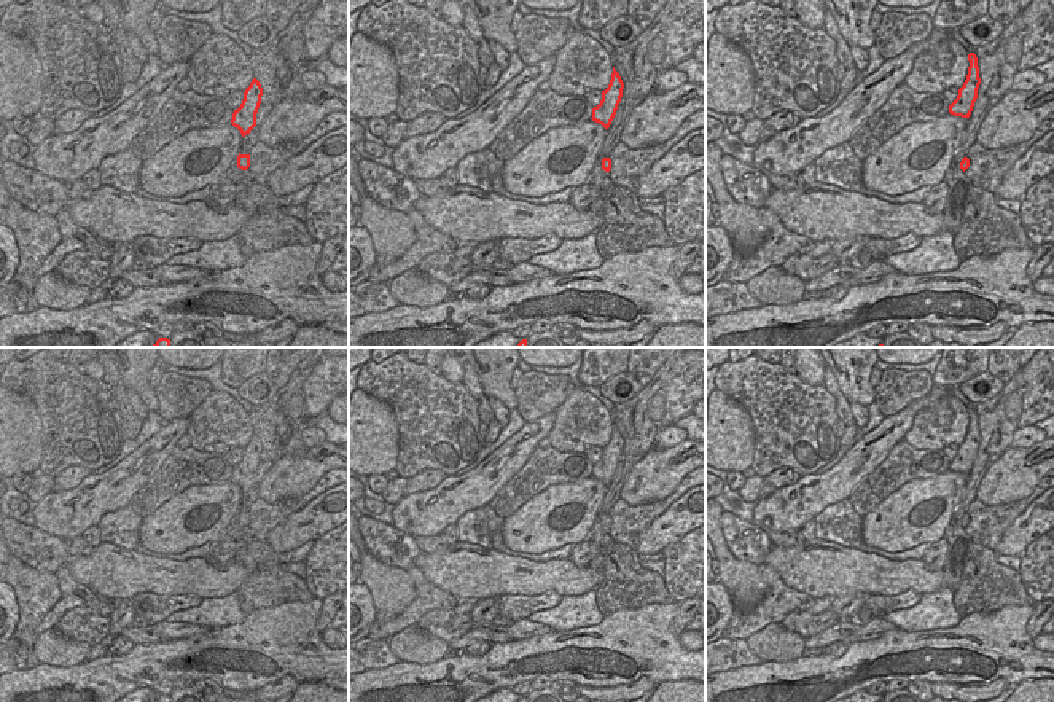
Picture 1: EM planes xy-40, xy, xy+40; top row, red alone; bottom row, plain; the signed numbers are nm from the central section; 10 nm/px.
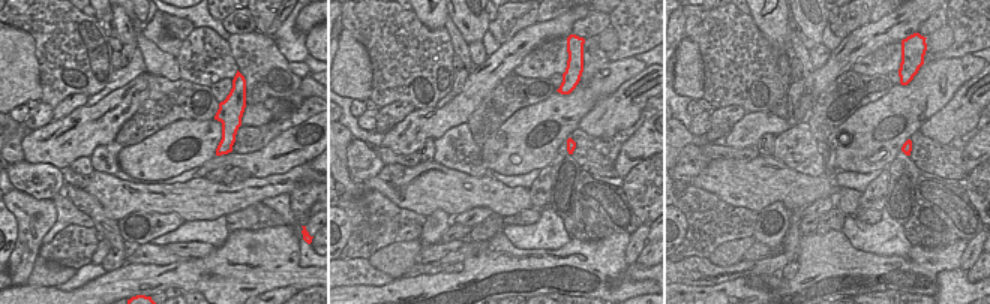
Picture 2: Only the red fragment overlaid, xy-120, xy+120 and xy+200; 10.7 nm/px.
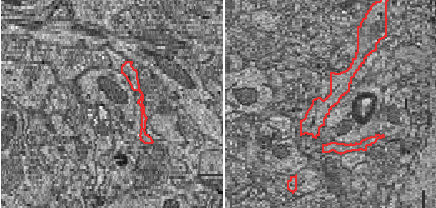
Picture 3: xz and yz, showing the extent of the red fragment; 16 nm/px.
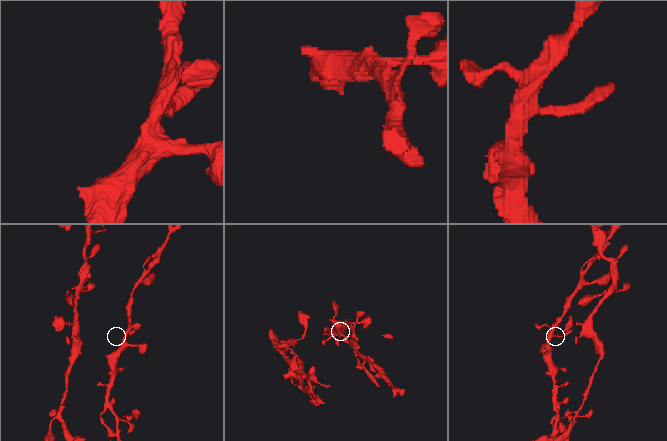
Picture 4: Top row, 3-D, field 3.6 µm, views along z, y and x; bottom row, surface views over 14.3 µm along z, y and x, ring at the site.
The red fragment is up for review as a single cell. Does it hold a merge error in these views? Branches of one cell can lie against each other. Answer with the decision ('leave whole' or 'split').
leave whole

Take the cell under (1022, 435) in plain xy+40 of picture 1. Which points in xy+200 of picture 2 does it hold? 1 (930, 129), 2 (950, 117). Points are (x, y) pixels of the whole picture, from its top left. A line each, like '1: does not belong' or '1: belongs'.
1: does not belong
2: does not belong

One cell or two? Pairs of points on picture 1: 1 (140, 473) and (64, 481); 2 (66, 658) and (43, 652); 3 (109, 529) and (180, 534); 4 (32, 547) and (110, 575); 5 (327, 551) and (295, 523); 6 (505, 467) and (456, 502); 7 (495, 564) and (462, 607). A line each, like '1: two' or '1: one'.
1: two
2: one
3: two
4: two
5: two
6: one
7: two

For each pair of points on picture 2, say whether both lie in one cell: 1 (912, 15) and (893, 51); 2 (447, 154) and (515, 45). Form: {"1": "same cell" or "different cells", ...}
{"1": "different cells", "2": "different cells"}

